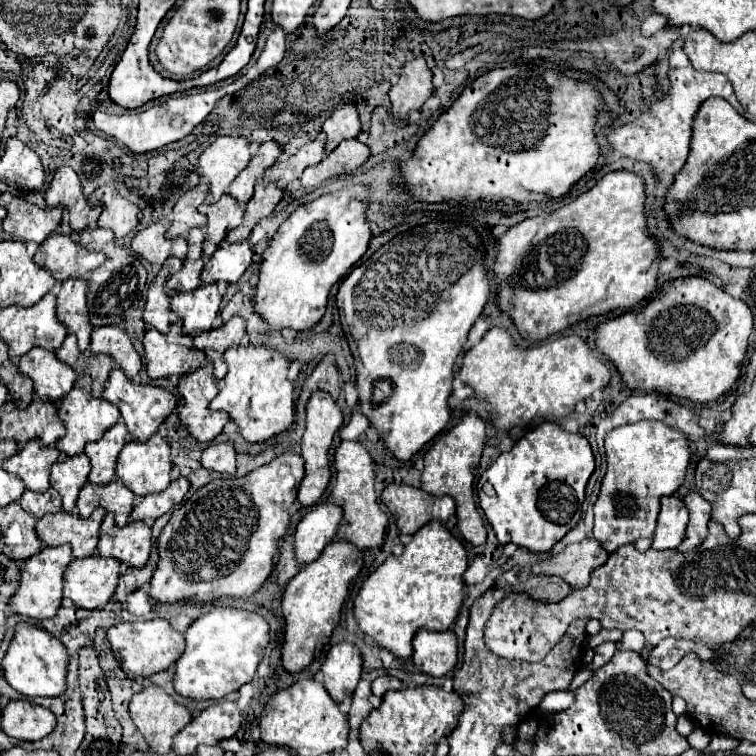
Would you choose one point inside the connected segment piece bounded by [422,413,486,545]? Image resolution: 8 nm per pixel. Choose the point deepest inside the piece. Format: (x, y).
(450, 464)

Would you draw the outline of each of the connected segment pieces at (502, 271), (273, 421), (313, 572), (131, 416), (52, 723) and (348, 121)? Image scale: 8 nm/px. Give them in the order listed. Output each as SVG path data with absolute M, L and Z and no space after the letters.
M614 171L614 173L608 173L604 175L590 191L582 193L578 199L574 199L572 203L552 211L552 213L542 213L542 215L536 215L536 217L528 217L524 219L522 223L510 227L500 239L498 239L498 259L496 259L496 265L494 265L494 273L498 277L498 303L500 303L500 309L506 311L512 321L516 323L520 335L528 341L540 341L540 339L546 339L548 335L554 335L554 333L560 333L560 331L566 331L570 325L578 323L578 321L584 321L592 315L604 315L612 309L632 309L634 305L638 305L640 301L644 301L658 285L658 277L660 277L660 261L664 257L660 255L660 247L658 243L654 241L654 237L648 233L648 219L646 219L646 183L640 175L636 173L630 173L630 171Z
M272 345L230 347L224 359L228 361L228 373L210 409L226 411L236 421L242 437L252 443L286 431L294 421L294 383L288 379L290 359Z
M332 541L322 555L304 565L302 571L292 577L282 595L282 611L286 617L282 665L290 673L298 673L308 667L330 641L334 627L340 623L340 611L348 597L350 581L362 569L362 553L350 541Z
M114 367L112 373L110 373L110 381L102 393L102 397L110 403L114 403L120 413L122 413L122 419L132 435L132 439L136 441L146 441L150 435L154 435L160 427L160 423L174 411L176 407L176 397L164 389L164 387L156 387L156 385L134 385L120 367Z
M10 701L2 709L2 731L20 741L38 741L56 727L56 715L30 701Z
M352 103L338 107L326 121L324 121L324 133L328 137L326 141L326 153L330 153L332 149L336 149L344 139L352 139L358 137L358 133L362 131L360 127L360 117L358 111Z

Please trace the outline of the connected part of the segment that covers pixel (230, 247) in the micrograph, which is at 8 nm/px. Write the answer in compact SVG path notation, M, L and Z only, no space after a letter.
M224 241L218 247L218 251L212 255L212 259L204 265L202 281L236 283L242 277L242 273L248 269L250 261L252 261L252 245L248 241L238 241L238 243Z

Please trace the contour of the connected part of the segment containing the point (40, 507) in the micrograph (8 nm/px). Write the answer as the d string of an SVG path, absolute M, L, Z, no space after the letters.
M52 487L46 493L26 491L18 503L22 505L22 509L26 509L28 513L34 513L38 519L46 513L54 513L62 509L62 497Z

